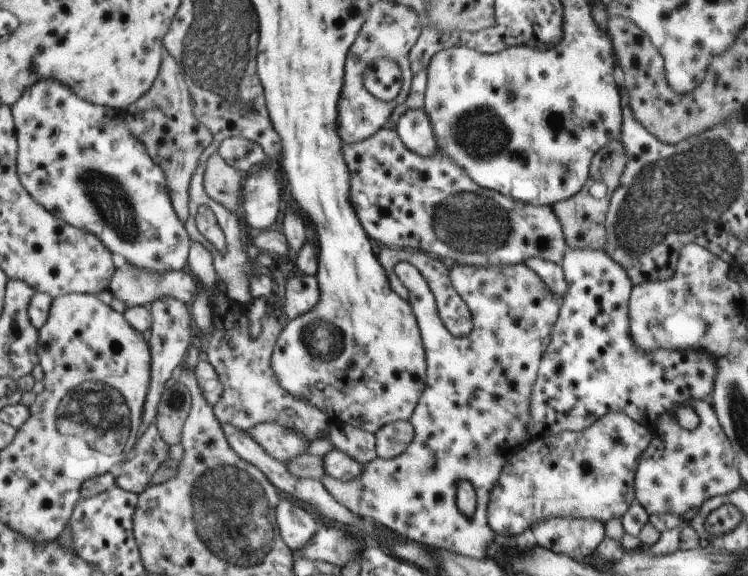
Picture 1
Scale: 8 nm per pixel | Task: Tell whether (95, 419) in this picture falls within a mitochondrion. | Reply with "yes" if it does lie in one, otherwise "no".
yes

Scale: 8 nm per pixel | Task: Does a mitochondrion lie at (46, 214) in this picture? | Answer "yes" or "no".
no

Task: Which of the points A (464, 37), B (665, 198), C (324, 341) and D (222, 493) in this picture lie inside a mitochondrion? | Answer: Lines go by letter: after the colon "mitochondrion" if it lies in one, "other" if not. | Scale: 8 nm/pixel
A: other
B: mitochondrion
C: mitochondrion
D: mitochondrion

